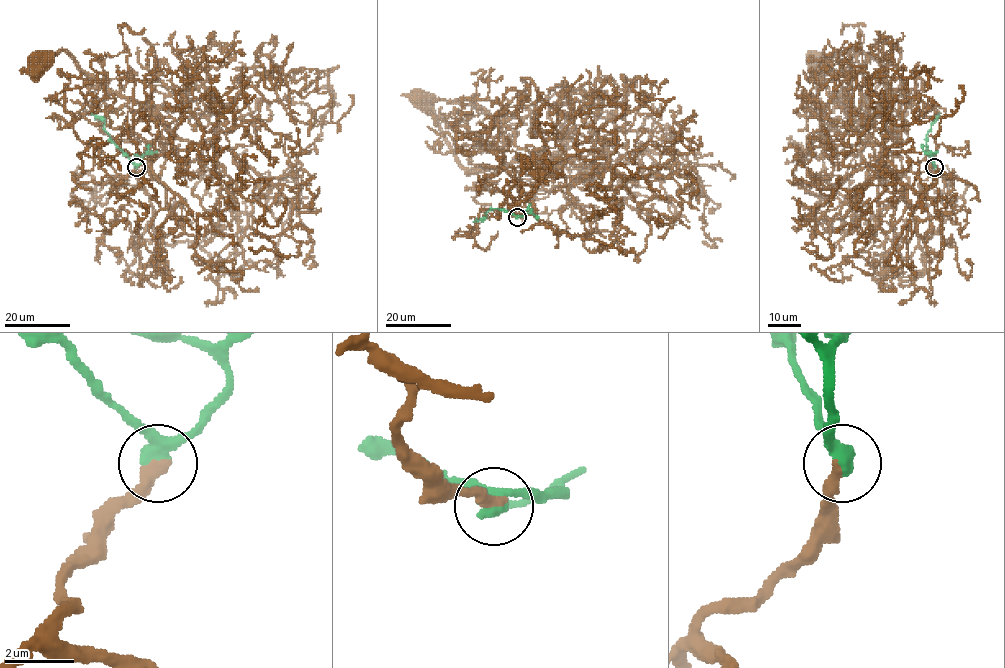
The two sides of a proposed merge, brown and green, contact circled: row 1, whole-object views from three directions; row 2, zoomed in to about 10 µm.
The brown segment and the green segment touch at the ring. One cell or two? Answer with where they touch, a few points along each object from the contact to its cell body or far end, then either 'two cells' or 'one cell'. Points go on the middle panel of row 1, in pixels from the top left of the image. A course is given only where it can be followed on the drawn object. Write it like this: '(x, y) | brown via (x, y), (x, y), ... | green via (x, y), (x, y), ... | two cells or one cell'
(517, 217) | brown via (517, 216), (508, 203), (523, 206), (517, 188), (530, 157), (555, 157), (465, 169), (420, 99) | green via (517, 217), (500, 209), (490, 209), (481, 219), (473, 222) | one cell

